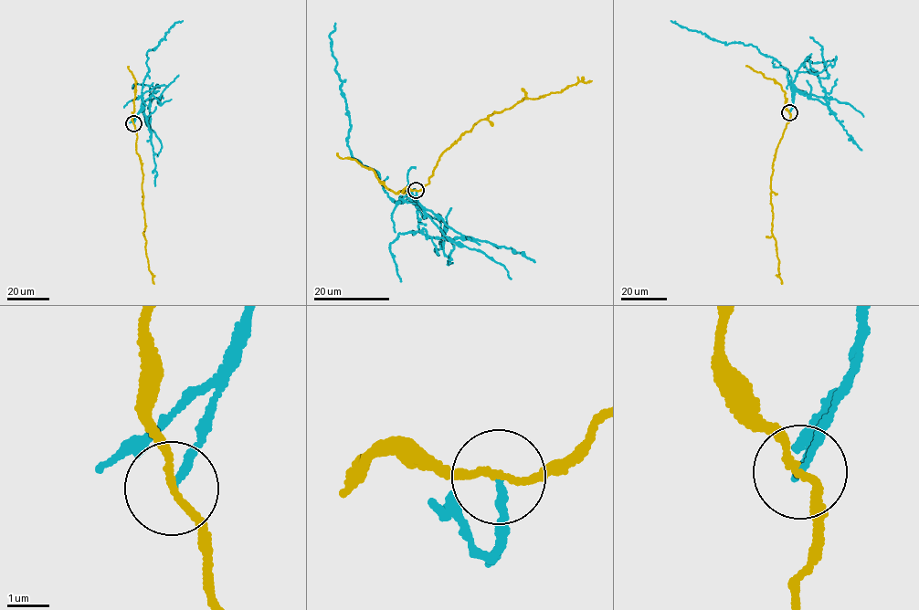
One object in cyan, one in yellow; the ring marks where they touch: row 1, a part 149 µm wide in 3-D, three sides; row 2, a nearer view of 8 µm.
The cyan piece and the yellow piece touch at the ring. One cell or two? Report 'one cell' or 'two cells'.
two cells

